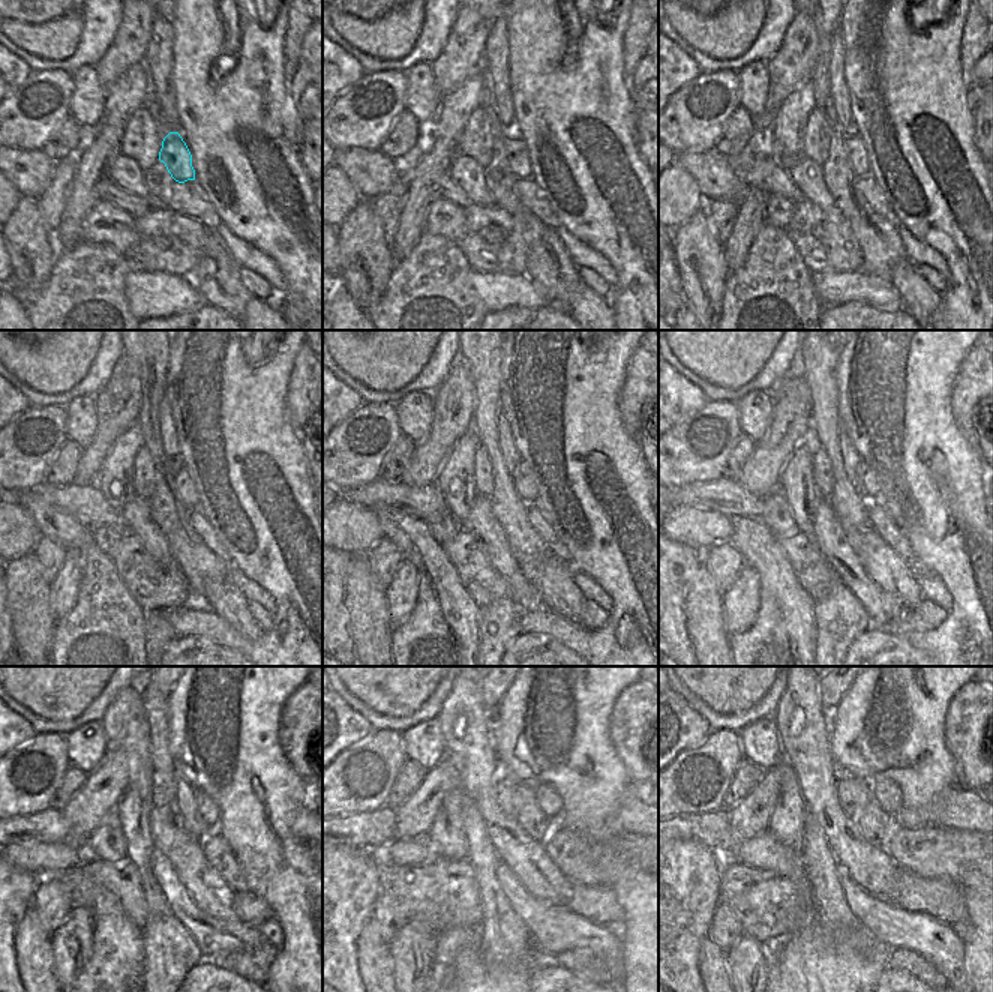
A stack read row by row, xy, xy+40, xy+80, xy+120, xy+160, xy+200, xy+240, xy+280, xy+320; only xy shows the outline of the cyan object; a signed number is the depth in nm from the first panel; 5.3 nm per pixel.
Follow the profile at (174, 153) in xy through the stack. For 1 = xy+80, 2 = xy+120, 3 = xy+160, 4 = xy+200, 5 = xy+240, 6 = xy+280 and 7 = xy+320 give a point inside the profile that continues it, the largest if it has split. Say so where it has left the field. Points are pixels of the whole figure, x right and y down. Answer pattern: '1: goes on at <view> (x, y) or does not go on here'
1: goes on at xy+80 (855, 152)
2: goes on at xy+120 (185, 491)
3: goes on at xy+160 (524, 480)
4: goes on at xy+200 (866, 480)
5: goes on at xy+240 (207, 809)
6: goes on at xy+280 (548, 800)
7: goes on at xy+320 (887, 794)

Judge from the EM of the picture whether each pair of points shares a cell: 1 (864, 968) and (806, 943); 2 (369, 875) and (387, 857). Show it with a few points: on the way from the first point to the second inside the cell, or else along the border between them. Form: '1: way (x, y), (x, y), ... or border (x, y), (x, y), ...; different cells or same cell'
1: way (849, 968), (831, 968), (821, 958); same cell
2: border (369, 848), (374, 862), (380, 868); different cells

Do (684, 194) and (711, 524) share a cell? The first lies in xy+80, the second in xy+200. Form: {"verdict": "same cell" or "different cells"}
{"verdict": "same cell"}

